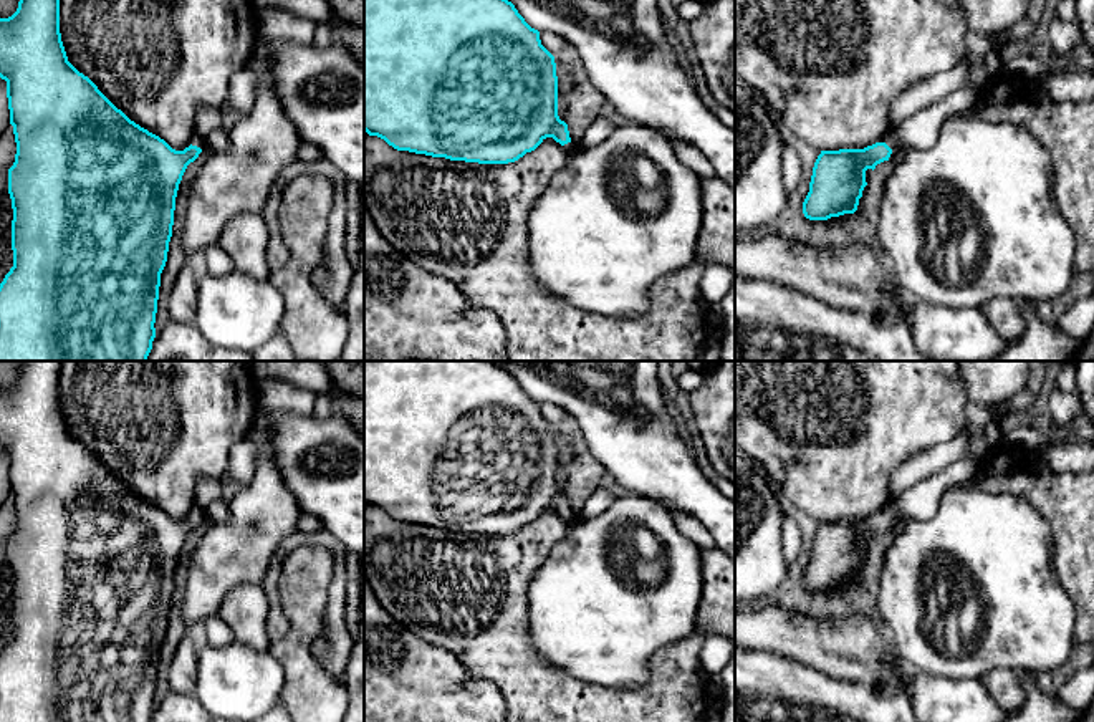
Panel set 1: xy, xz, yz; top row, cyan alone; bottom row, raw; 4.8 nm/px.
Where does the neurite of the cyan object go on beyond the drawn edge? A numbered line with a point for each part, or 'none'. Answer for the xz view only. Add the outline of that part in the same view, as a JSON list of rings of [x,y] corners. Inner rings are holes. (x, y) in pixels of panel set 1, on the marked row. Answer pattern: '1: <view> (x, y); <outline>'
1: xz (565, 178); [[[571,141],[568,144],[564,144],[563,147],[566,151],[568,159],[566,159],[564,167],[553,176],[553,179],[549,182],[549,187],[553,187],[553,189],[569,187],[574,182],[574,172],[571,169],[571,159],[574,157],[579,144]]]

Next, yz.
1: yz (921, 131); [[[985,86],[953,91],[947,98],[907,118],[884,142],[890,149],[899,144],[917,151],[930,149],[938,139],[943,121],[955,113],[968,111],[983,89]]]

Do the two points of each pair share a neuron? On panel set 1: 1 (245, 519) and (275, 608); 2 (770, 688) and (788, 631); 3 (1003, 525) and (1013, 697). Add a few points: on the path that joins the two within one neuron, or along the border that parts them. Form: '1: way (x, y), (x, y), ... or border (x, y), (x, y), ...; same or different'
1: border (282, 542), (260, 585); different
2: border (752, 648), (786, 654), (816, 669); different
3: border (1025, 671), (988, 669), (978, 678); different

